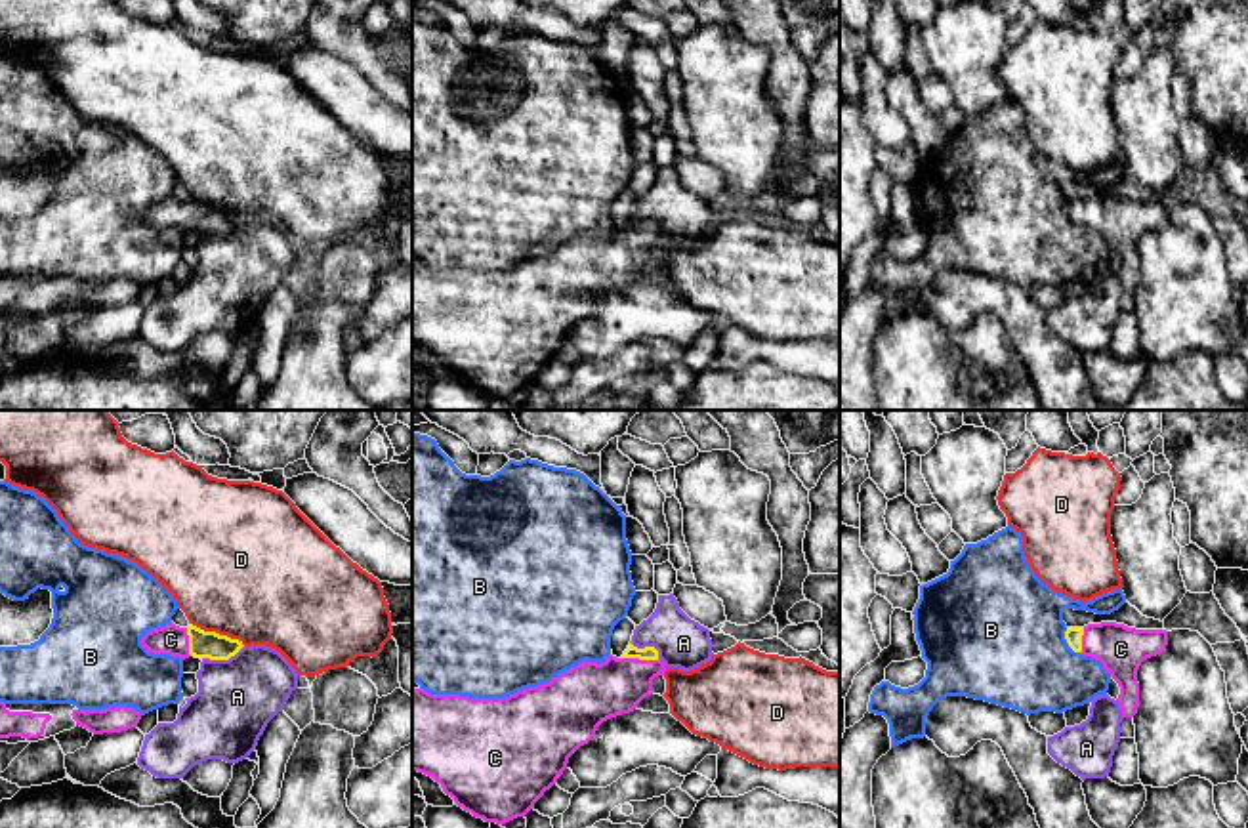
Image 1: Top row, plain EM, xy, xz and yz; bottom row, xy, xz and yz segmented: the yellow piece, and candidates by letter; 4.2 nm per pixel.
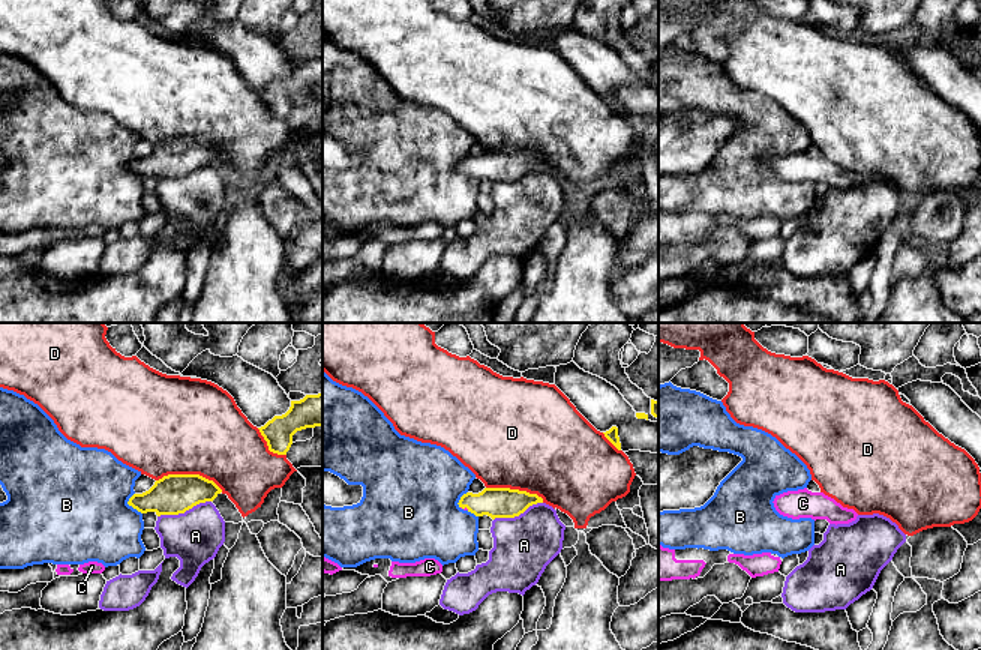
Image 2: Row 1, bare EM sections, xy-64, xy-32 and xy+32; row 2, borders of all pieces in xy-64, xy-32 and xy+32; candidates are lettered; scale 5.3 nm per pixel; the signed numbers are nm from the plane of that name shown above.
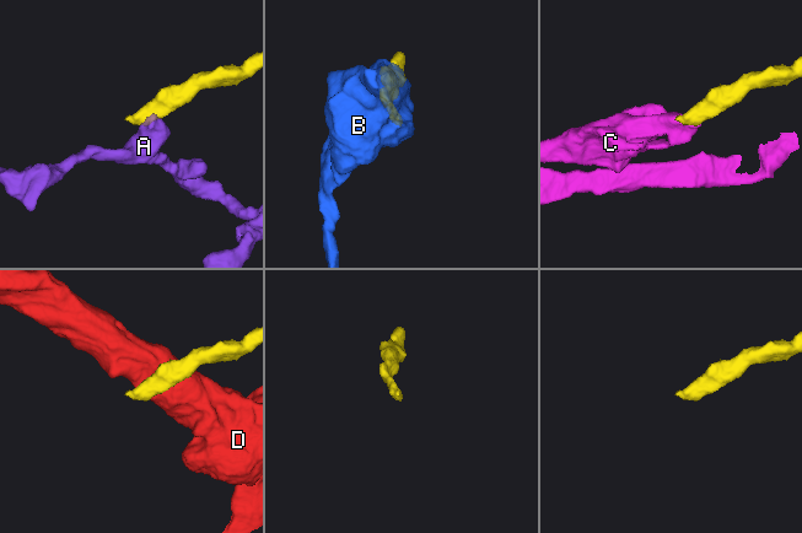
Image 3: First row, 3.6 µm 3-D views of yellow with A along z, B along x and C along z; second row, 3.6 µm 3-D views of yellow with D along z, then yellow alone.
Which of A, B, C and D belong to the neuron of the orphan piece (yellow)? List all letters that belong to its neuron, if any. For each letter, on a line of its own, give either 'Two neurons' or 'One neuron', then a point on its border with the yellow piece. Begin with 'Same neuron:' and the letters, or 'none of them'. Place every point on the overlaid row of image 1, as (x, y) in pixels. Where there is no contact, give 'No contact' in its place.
Same neuron: C
A: Two neurons. Touches yellow at xz (647, 647)
B: Two neurons. Touches yellow at yz (1067, 641)
C: One neuron. Touches yellow at xz (642, 659)
D: Two neurons. Touches yellow at xy (218, 634)

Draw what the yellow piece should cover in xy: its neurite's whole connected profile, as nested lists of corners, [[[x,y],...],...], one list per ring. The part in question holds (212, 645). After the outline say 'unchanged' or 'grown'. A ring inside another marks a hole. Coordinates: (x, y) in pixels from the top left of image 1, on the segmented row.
[[[174,622],[147,631],[141,637],[141,645],[149,652],[179,656],[183,660],[189,656],[200,660],[229,660],[244,647],[239,639],[204,631],[193,624],[179,628]]]; grown

